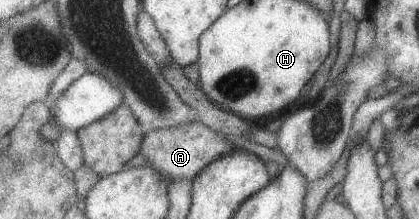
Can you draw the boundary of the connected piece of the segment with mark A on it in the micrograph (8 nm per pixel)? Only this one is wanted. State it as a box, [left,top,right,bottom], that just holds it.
[140,121,238,181]

